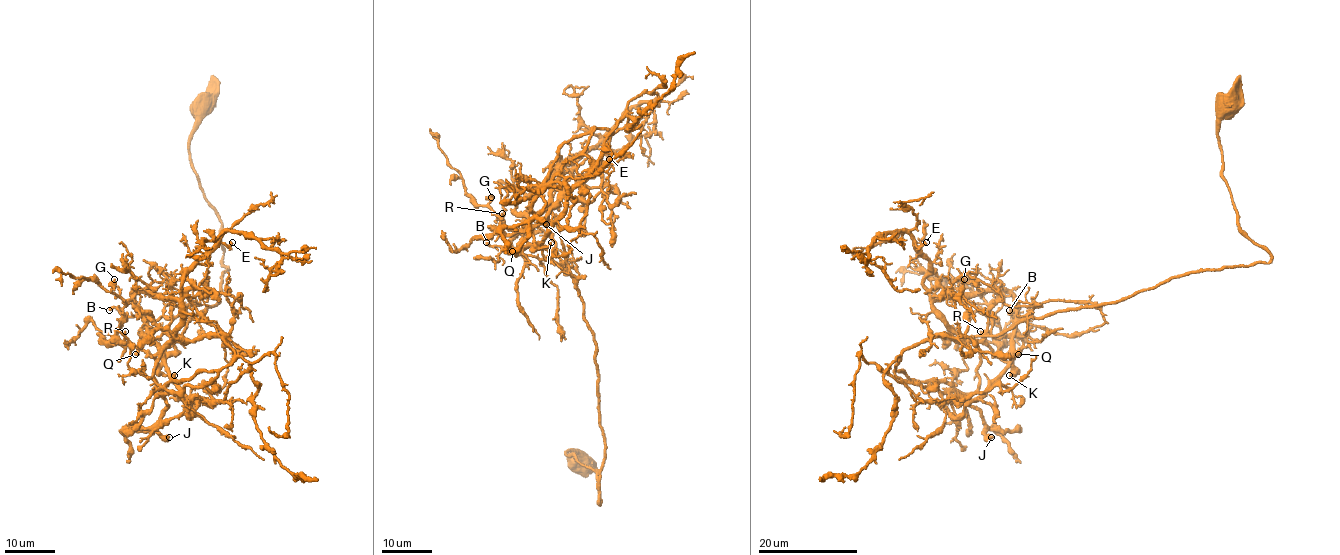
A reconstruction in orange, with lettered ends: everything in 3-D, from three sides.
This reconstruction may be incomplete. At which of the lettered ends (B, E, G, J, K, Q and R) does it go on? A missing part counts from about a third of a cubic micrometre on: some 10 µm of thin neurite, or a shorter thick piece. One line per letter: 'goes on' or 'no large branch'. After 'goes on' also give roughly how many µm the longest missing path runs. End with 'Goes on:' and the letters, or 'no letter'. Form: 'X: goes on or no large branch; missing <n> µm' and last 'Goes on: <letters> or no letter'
B: goes on; missing 30 µm
E: no large branch
G: no large branch
J: no large branch
K: no large branch
Q: no large branch
R: no large branch
Goes on: B

